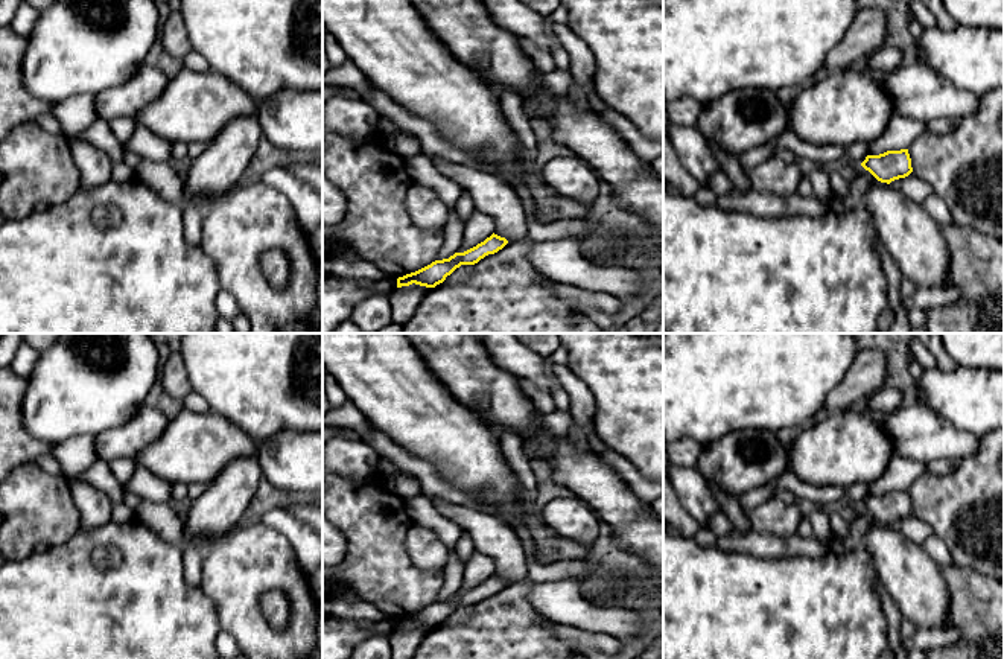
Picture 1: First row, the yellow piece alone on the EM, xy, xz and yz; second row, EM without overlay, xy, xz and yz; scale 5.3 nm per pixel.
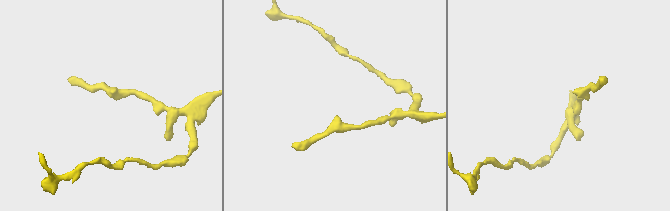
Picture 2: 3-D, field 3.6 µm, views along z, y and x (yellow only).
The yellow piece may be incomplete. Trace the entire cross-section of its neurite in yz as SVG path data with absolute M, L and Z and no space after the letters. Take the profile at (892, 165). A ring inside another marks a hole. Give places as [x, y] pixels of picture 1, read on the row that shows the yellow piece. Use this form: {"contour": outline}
{"contour": "M908 149L887 151L879 155L867 155L861 166L878 181L890 184L913 172Z"}

